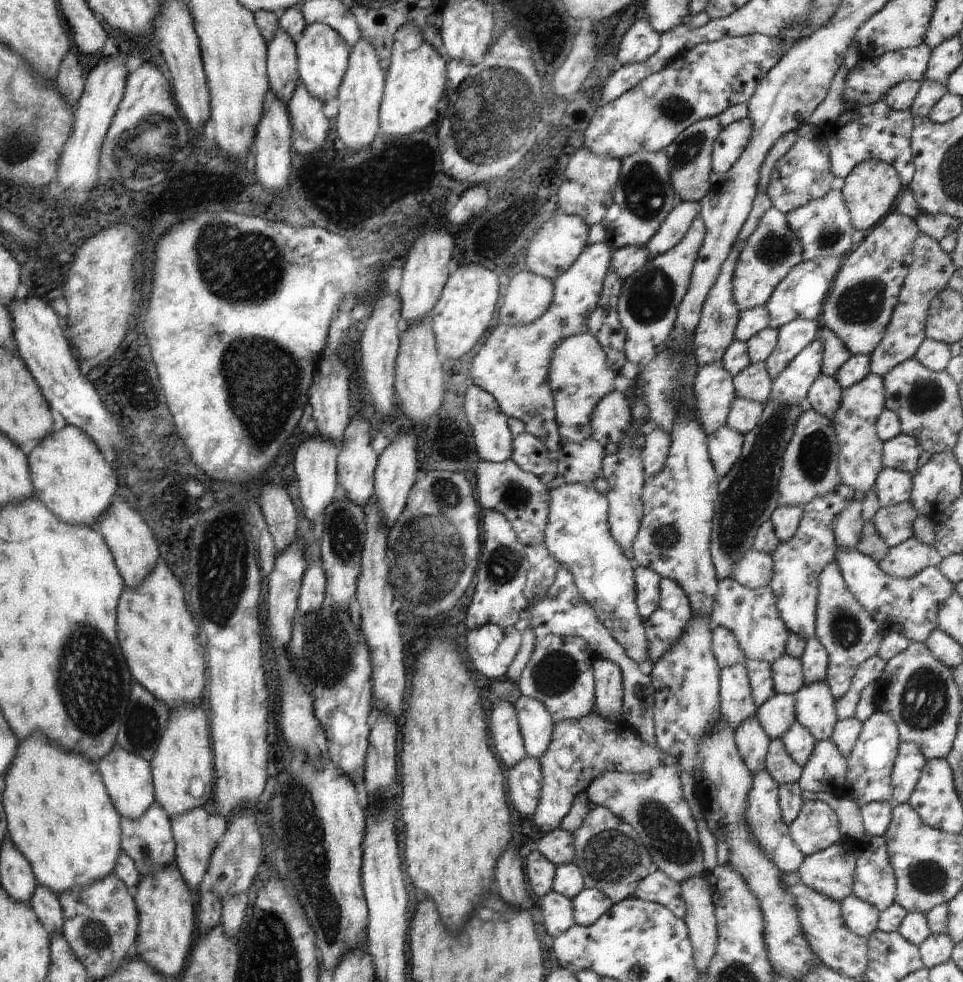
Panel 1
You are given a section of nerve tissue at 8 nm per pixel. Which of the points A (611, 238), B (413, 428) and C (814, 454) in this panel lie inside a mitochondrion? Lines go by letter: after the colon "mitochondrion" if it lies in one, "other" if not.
A: other
B: other
C: mitochondrion

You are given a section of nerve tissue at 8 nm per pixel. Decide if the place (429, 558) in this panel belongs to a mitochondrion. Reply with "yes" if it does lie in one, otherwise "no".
yes

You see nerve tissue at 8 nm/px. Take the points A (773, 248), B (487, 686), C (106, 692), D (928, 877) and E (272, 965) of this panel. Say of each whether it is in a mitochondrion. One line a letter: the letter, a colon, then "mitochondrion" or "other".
A: mitochondrion
B: other
C: mitochondrion
D: mitochondrion
E: mitochondrion

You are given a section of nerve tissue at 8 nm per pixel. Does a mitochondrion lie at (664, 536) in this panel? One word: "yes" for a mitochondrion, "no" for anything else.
yes

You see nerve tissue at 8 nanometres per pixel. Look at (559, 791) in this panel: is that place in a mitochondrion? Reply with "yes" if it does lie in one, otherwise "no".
no

